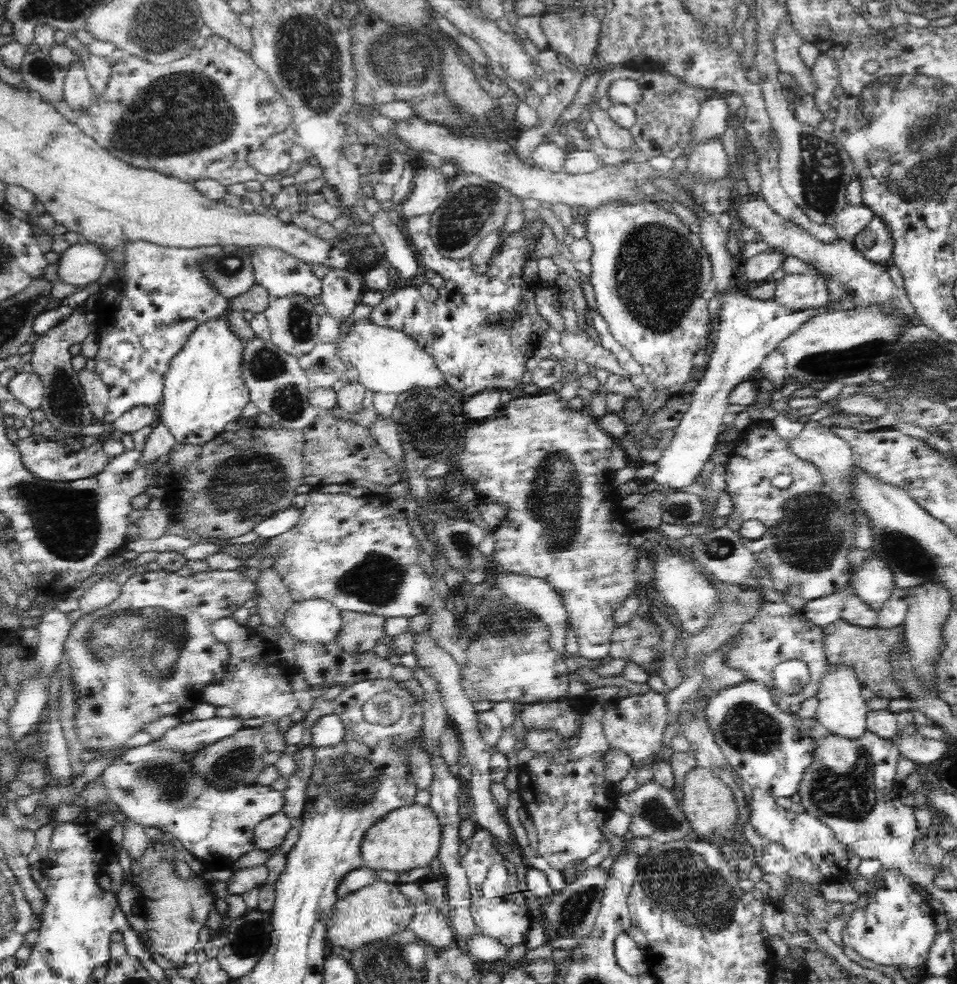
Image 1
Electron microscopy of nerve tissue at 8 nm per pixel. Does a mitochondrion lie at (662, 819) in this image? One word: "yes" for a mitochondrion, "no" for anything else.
yes

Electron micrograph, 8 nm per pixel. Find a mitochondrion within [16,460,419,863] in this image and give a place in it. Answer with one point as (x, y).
(162, 633)

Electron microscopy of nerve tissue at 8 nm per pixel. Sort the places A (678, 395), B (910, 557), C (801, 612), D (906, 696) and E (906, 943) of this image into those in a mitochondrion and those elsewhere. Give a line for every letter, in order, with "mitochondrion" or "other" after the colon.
A: other
B: mitochondrion
C: other
D: other
E: other

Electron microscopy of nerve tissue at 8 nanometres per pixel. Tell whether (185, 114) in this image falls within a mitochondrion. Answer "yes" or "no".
yes

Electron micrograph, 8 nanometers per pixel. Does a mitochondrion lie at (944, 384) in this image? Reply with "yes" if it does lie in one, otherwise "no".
yes

